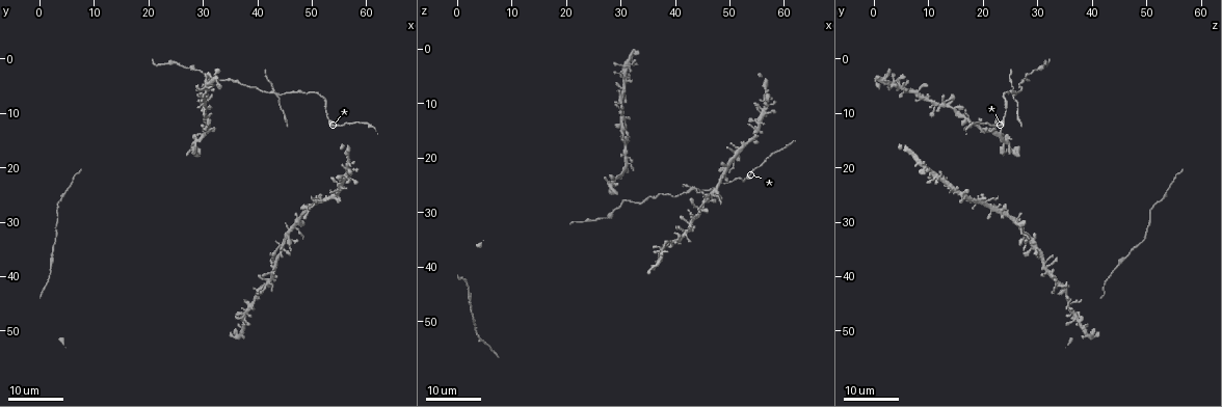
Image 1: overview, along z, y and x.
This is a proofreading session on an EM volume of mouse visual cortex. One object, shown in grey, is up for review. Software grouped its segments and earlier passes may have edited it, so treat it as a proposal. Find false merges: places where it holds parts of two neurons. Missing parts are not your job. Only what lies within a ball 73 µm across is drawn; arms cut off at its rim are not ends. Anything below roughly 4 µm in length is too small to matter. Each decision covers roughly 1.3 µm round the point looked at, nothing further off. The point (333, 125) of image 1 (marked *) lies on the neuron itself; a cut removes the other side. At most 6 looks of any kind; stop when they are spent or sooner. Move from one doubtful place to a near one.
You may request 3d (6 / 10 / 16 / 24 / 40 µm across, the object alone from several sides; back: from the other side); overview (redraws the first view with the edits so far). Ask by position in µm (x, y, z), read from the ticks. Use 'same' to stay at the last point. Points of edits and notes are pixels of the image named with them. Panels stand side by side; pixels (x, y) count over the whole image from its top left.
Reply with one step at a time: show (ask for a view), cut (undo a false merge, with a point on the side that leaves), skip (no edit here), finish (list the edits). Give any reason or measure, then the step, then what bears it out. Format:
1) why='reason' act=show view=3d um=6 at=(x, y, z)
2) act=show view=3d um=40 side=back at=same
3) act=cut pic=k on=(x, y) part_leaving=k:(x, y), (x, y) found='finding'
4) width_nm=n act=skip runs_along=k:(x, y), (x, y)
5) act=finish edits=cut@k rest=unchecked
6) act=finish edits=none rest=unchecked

why='looks like a crossing' act=show view=3d um=24 at=(56.0, 22.0, 12.0)

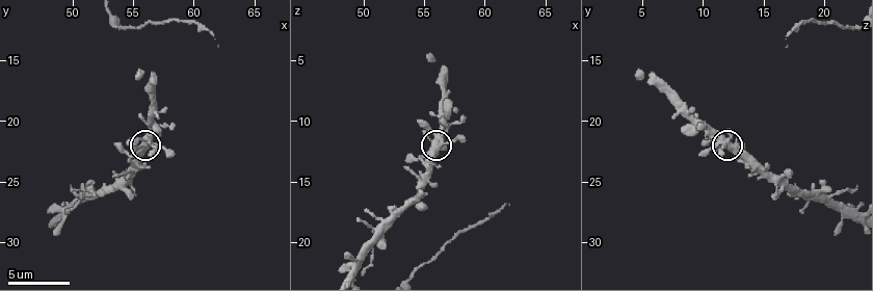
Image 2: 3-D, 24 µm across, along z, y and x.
act=show view=3d um=10 at=same

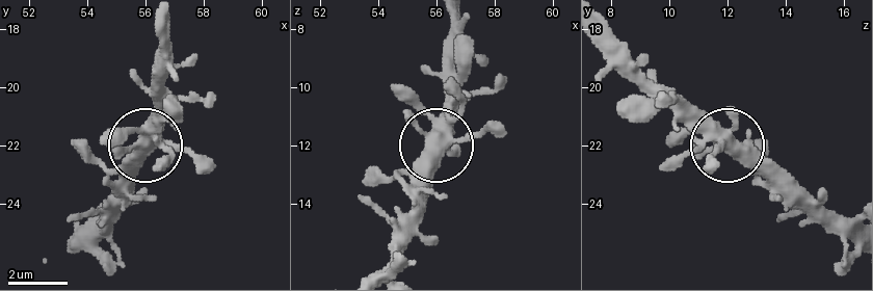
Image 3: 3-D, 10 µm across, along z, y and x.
width_nm=420 act=skip found='all the same neuron'

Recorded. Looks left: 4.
why='a fork' act=show view=3d um=16 at=(44.0, 7.0, 26.0)

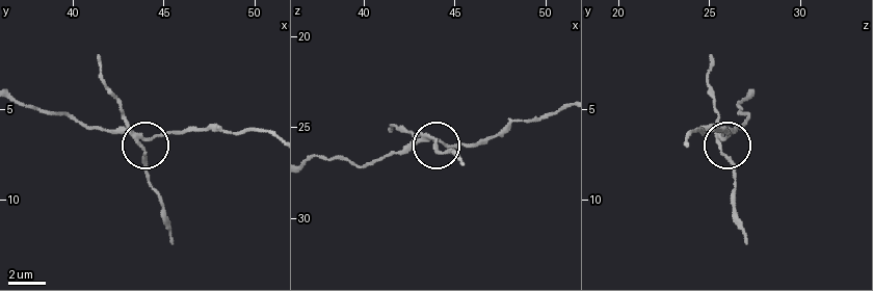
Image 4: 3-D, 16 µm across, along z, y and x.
act=show view=3d um=6 at=(43.9, 7.4, 25.6)

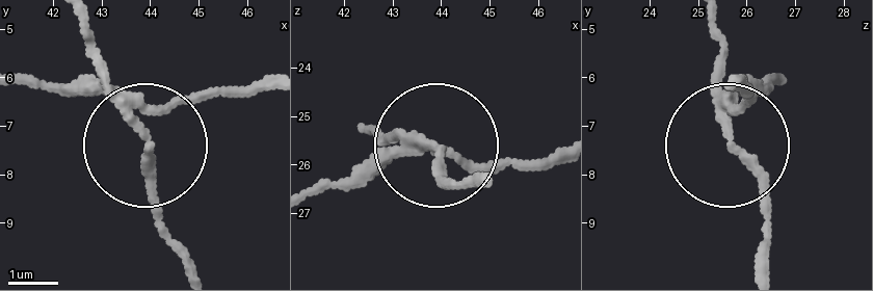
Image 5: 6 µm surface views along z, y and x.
side_arm_um=6 act=cut pic=5 on=(80, 31) part_leaving=5:(412, 146), (437, 150), (449, 182), (478, 182) found='two neurons meet here'

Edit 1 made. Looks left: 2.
why='thick turns thin' act=show view=3d um=24 at=(35.5, 51.0, 40.0)

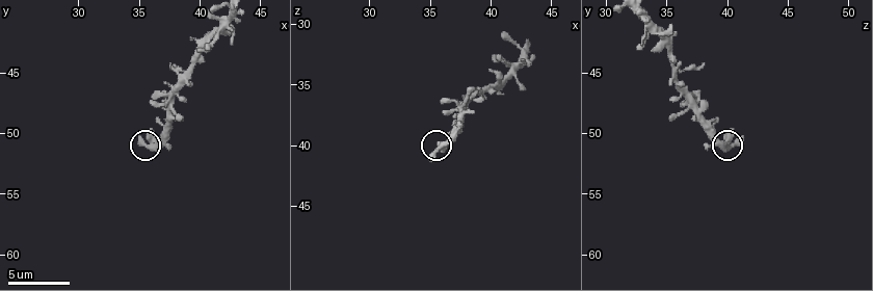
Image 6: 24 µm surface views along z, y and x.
act=show view=3d um=10 at=(35.4, 51.0, 40.6)

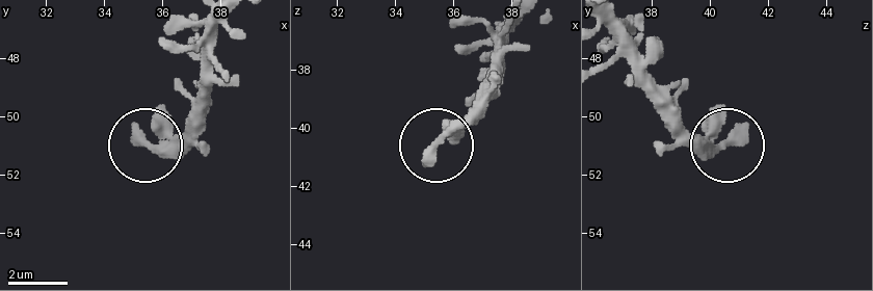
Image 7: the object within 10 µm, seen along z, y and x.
width_nm=410 act=skip runs_along=7:(611, 21), (640, 80), (685, 125), (728, 148) found='continuous, no second neuron'

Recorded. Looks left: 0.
act=finish edits=cut@5 rest=unchecked

